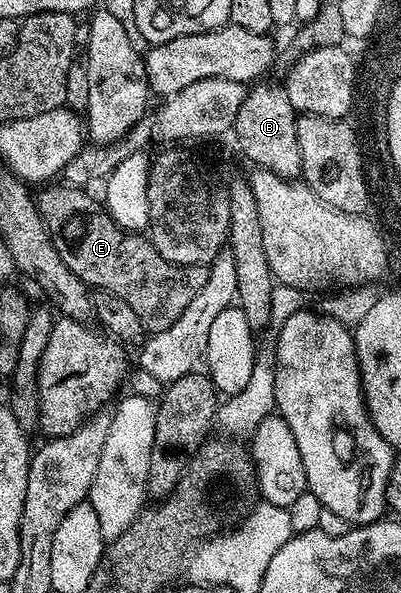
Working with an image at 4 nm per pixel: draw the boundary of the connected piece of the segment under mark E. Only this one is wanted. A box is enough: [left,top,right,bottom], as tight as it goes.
[35,184,208,332]

